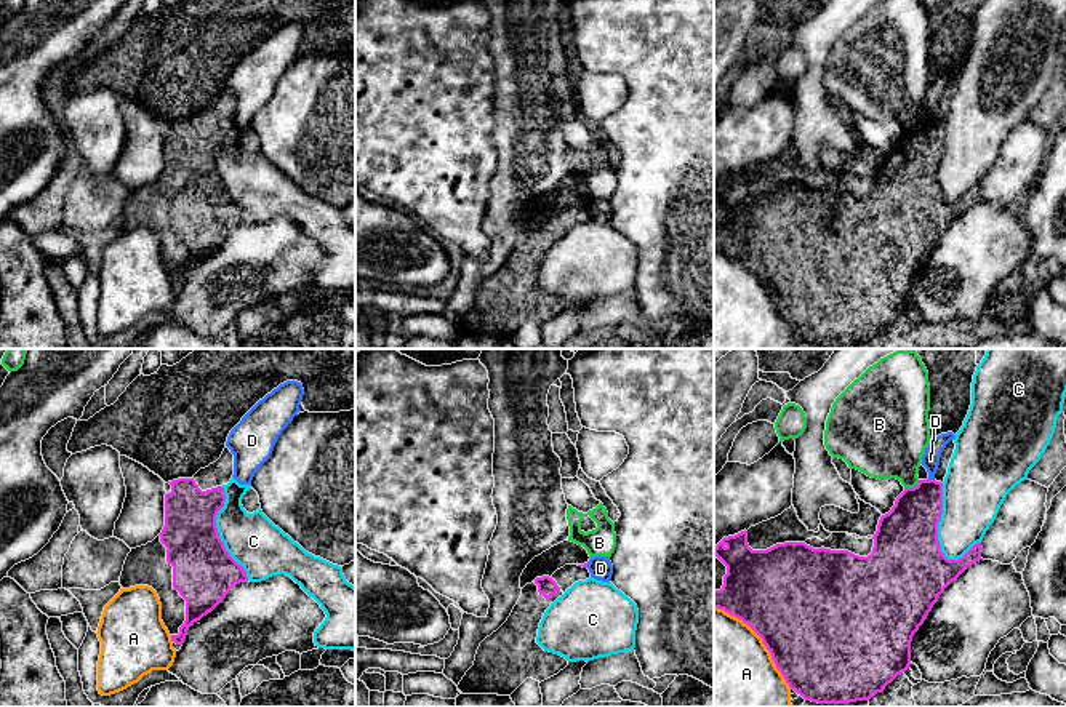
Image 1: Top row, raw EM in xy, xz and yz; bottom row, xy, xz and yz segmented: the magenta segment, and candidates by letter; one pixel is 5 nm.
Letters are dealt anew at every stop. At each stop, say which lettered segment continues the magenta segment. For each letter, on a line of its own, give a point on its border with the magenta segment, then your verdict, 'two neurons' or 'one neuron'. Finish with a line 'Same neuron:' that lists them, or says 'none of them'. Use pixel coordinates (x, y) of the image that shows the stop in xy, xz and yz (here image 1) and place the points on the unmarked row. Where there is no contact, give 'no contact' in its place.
A: contact yz (762, 282); two neurons
B: contact yz (911, 130); two neurons
C: contact yz (937, 168); two neurons
D: contact yz (930, 122); two neurons
Same neuron: none of them

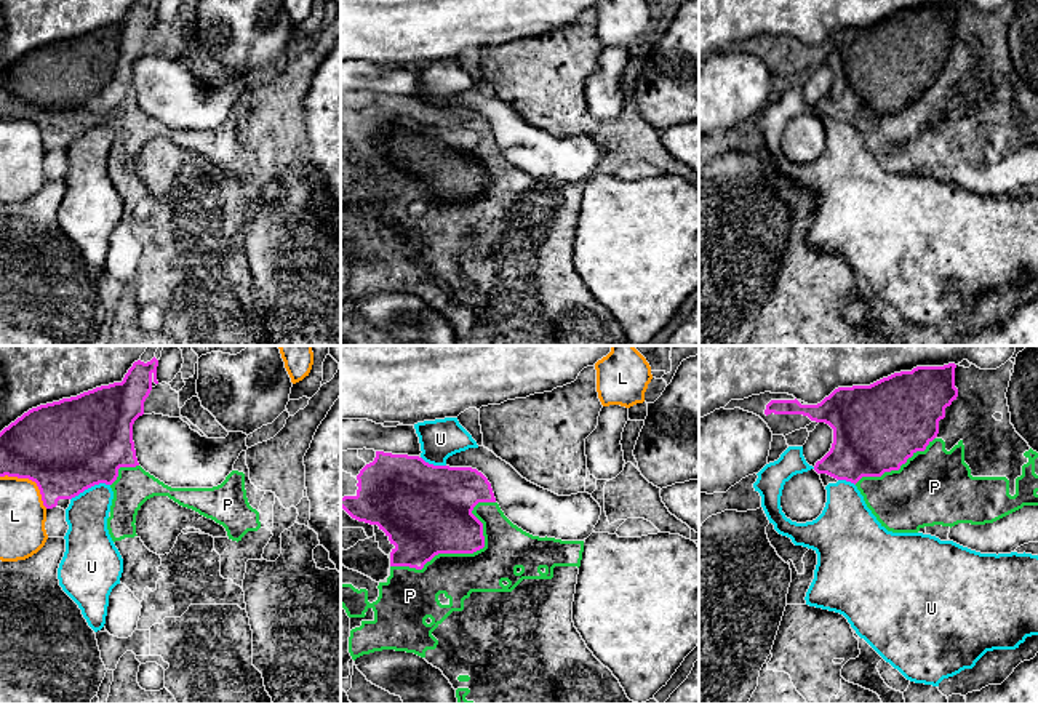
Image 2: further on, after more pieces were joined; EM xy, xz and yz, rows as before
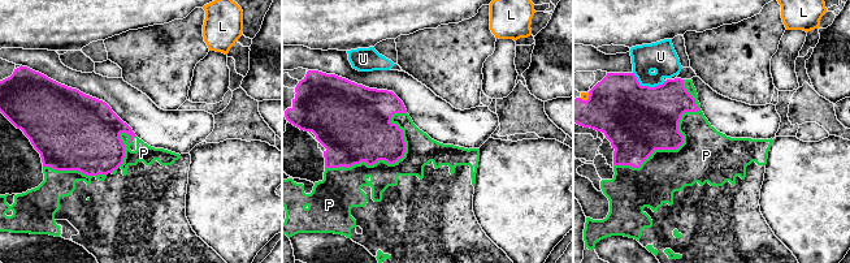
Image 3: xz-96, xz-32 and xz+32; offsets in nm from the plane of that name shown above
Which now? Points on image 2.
L: contact xy (31, 120); two neurons
P: contact xz (466, 194); one neuron
U: contact xy (90, 128); two neurons
Same neuron: P

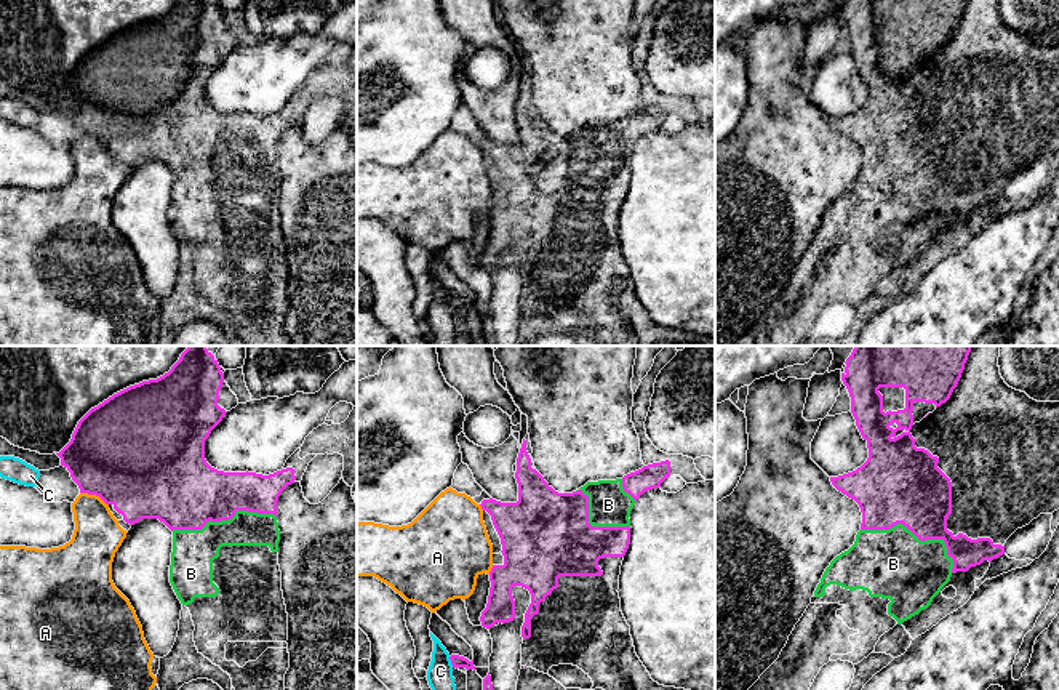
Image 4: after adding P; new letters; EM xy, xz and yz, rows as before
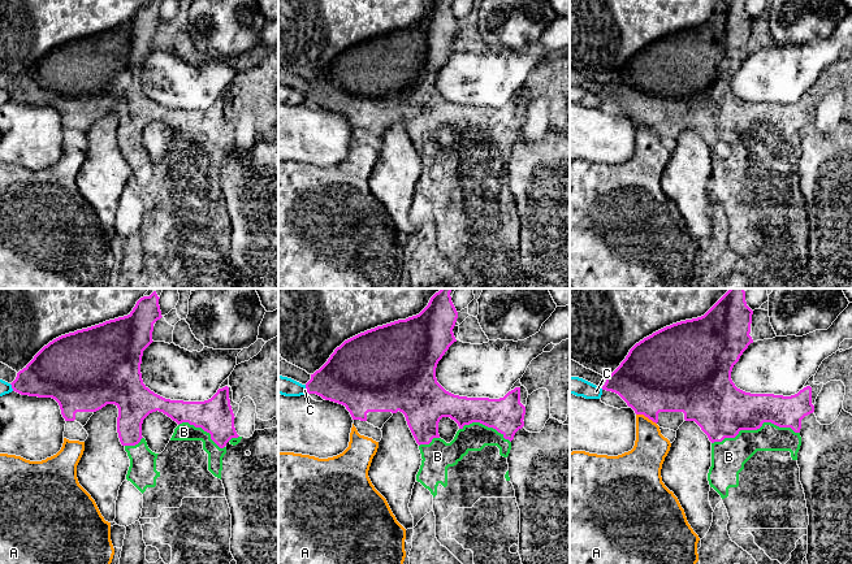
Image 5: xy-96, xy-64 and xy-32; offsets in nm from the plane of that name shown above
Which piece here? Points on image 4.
A: contact xy (95, 135); two neurons
B: contact yz (917, 178); one neuron
C: contact xz (451, 303); two neurons
Same neuron: B

